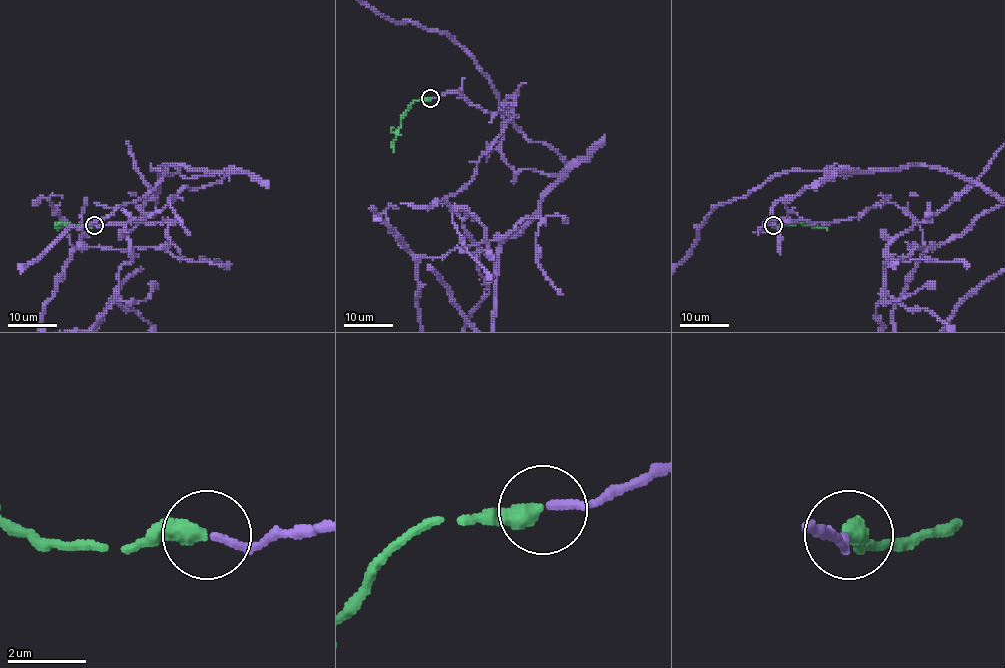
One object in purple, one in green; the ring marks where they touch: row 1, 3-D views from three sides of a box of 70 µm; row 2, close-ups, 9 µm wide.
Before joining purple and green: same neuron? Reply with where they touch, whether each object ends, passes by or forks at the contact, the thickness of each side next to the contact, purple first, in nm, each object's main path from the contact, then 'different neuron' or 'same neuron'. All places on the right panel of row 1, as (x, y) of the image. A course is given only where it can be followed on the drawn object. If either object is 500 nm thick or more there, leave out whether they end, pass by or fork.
(773, 225) | purple ends | green ends | 200/480 nm | purple via (773, 225), (807, 187), (849, 173), (784, 171), (716, 206), (689, 254) | green via (773, 225), (803, 222), (826, 229) | same neuron

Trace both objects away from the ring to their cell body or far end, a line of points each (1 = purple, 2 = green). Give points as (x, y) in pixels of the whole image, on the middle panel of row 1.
1: (431, 98), (504, 111), (566, 167), (517, 172), (477, 63), (444, 32), (377, 14)
2: (431, 98), (416, 100), (402, 116), (391, 145), (394, 151)

